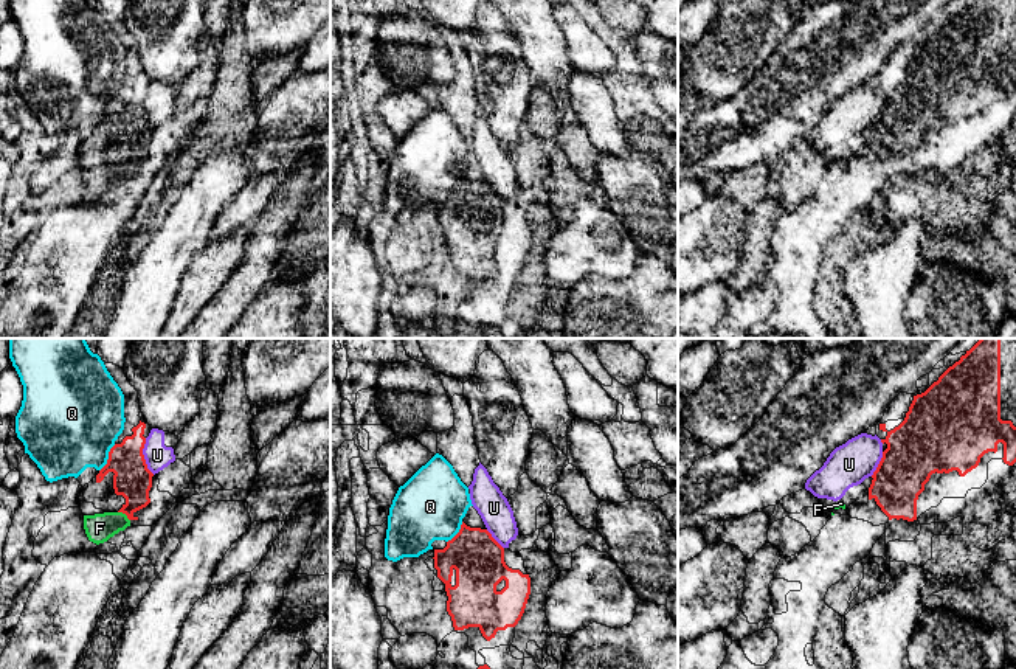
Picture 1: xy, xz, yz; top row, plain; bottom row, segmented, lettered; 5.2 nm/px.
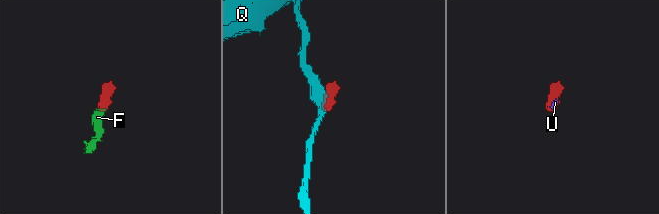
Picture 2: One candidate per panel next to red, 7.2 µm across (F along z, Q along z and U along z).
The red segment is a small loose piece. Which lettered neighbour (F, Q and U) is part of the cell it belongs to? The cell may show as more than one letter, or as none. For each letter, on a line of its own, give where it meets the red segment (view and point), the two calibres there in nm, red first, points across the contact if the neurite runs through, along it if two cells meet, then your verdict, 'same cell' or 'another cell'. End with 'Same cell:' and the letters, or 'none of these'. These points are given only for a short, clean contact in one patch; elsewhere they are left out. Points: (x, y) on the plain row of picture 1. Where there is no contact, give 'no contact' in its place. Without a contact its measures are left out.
F: xy (124, 165) | 200/150 nm | across xy (132, 131), (132, 157), (124, 165), (115, 174), (100, 180) | same cell
Q: xy (109, 110) | 200/460 nm | along xy (115, 97), (109, 104), (107, 115), (100, 123) | another cell
U: xy (143, 109) | 200/140 nm | along xy (145, 90), (143, 110), (154, 126) | another cell
Same cell: F

